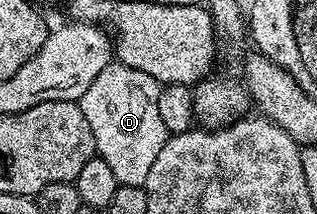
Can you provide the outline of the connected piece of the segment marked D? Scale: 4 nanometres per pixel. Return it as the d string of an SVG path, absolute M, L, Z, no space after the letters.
M115 61L96 76L78 101L91 126L98 156L114 172L120 185L144 186L156 156L168 141L169 134L159 114L160 90L160 82L147 72Z

